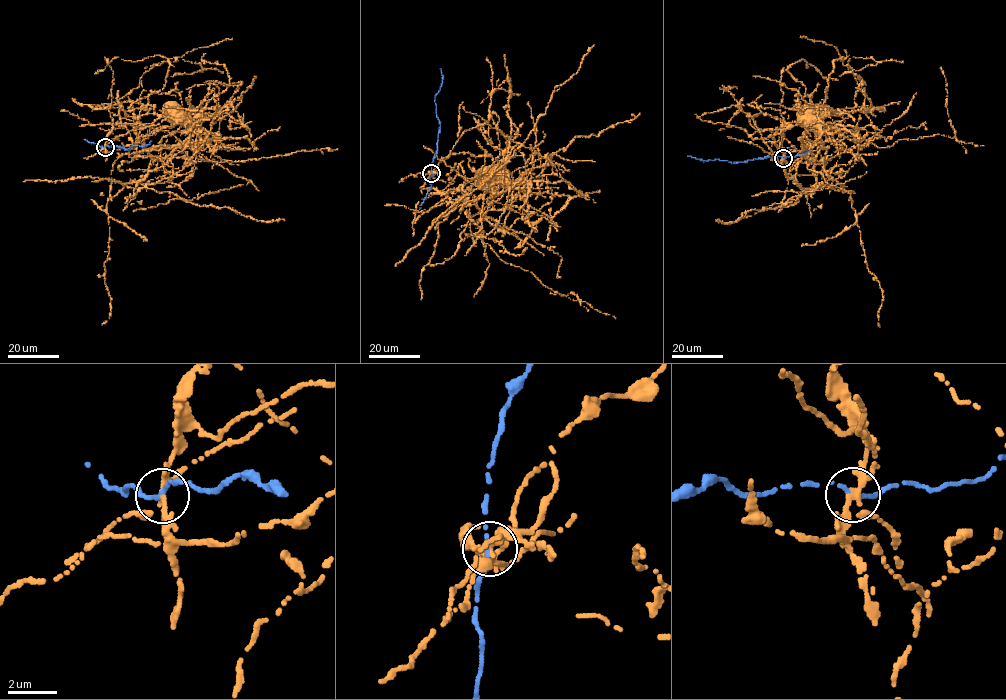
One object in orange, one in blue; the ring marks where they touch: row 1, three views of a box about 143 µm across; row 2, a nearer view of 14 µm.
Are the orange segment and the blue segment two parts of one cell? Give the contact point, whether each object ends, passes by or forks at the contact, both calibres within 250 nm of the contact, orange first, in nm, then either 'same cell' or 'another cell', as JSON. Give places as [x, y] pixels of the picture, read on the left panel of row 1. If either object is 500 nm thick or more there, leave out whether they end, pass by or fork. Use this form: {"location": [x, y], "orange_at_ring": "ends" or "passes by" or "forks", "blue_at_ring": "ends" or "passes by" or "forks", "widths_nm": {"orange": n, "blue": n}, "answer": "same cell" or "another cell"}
{"location": [105, 147], "orange_at_ring": "forks", "blue_at_ring": "ends", "widths_nm": {"orange": 200, "blue": 240}, "answer": "another cell"}

